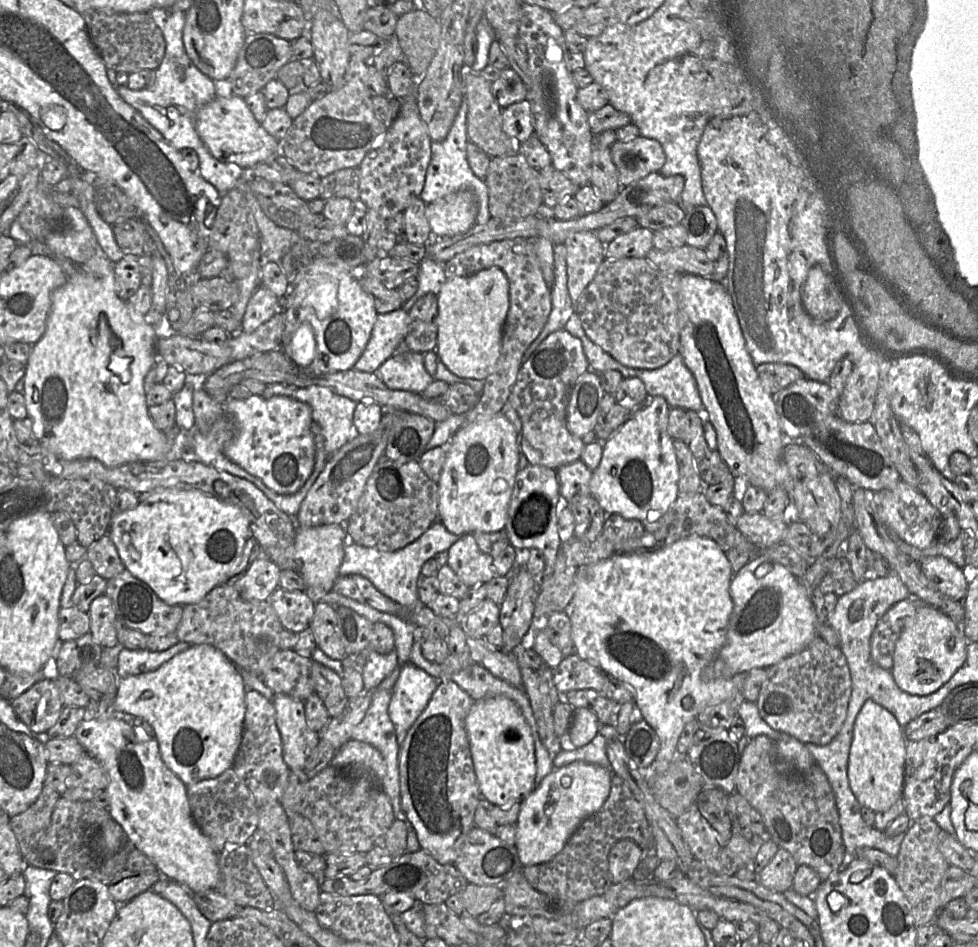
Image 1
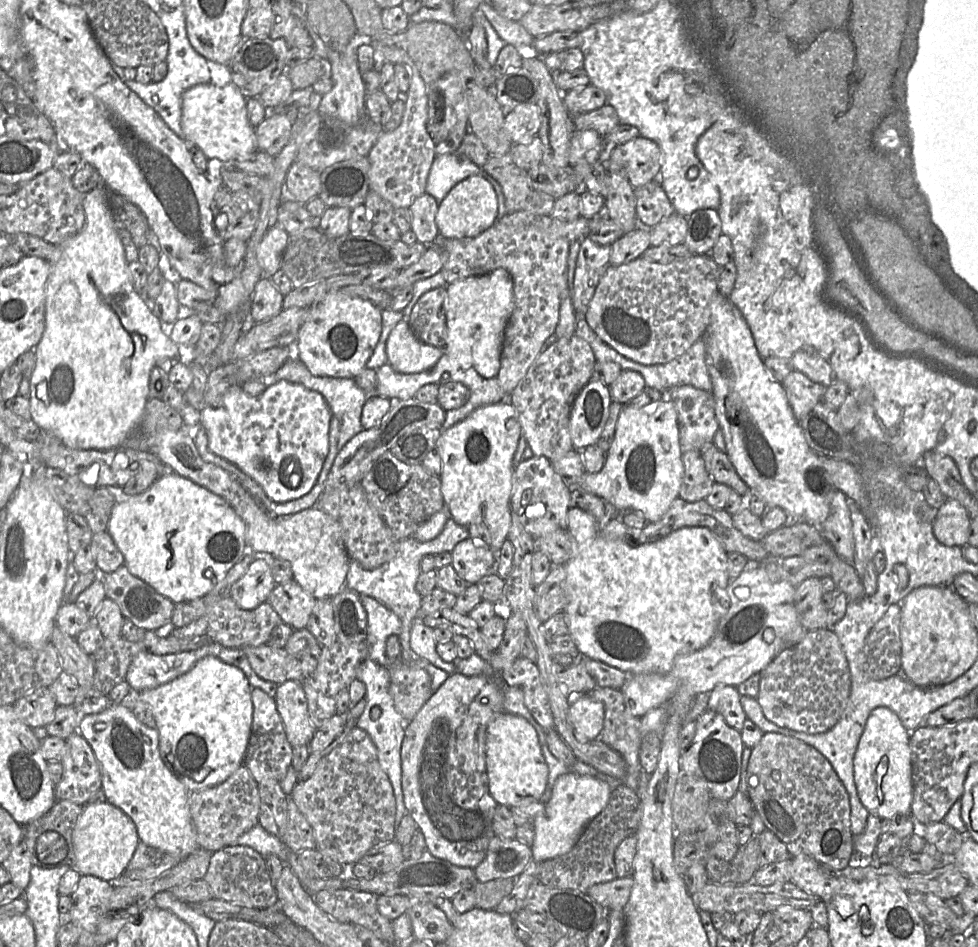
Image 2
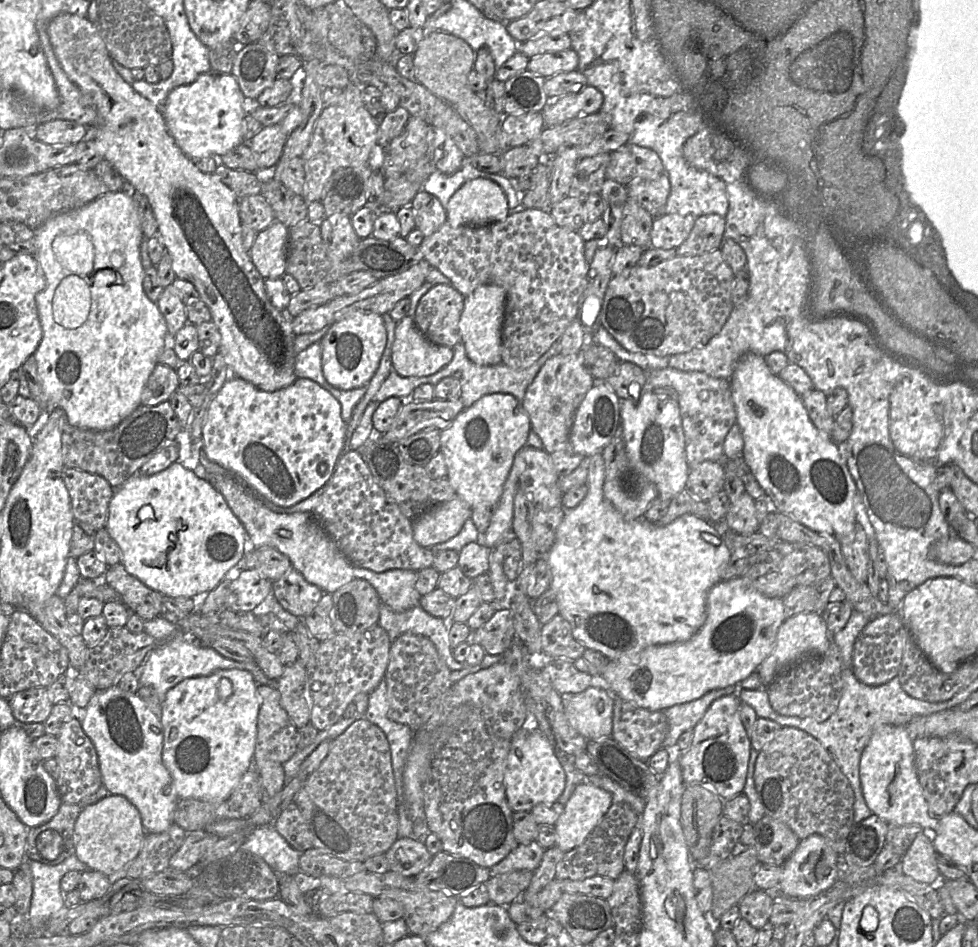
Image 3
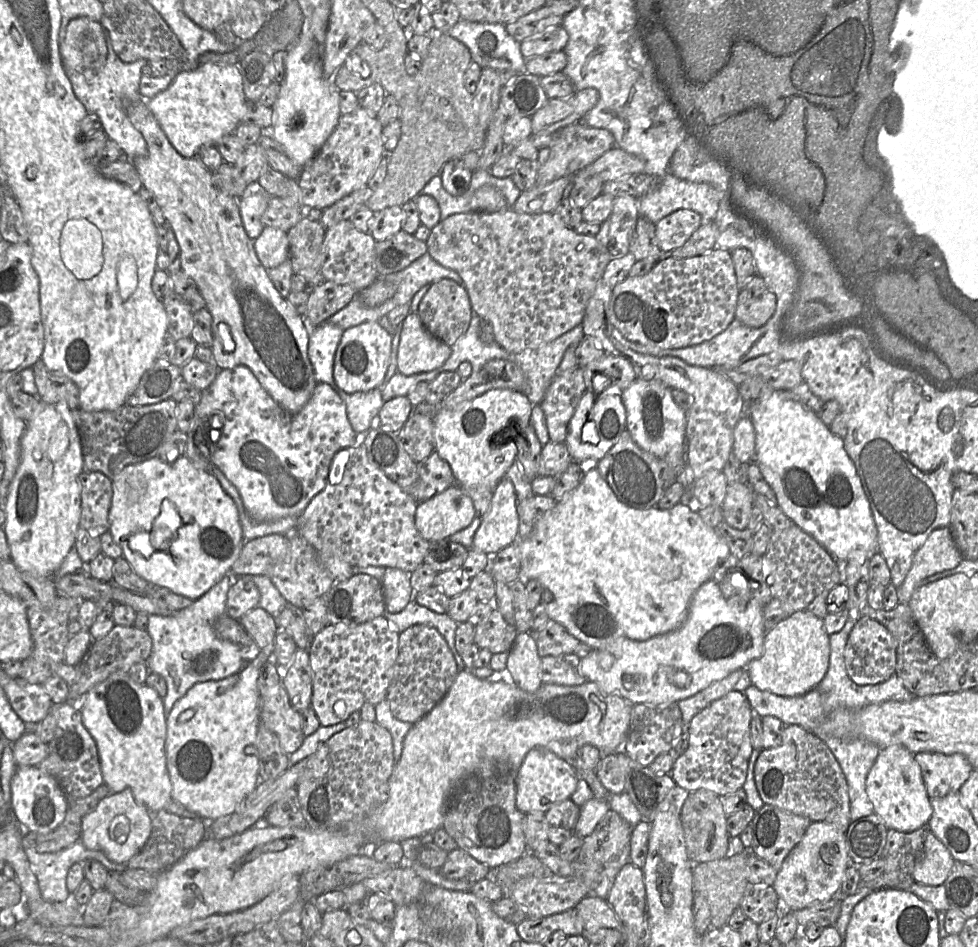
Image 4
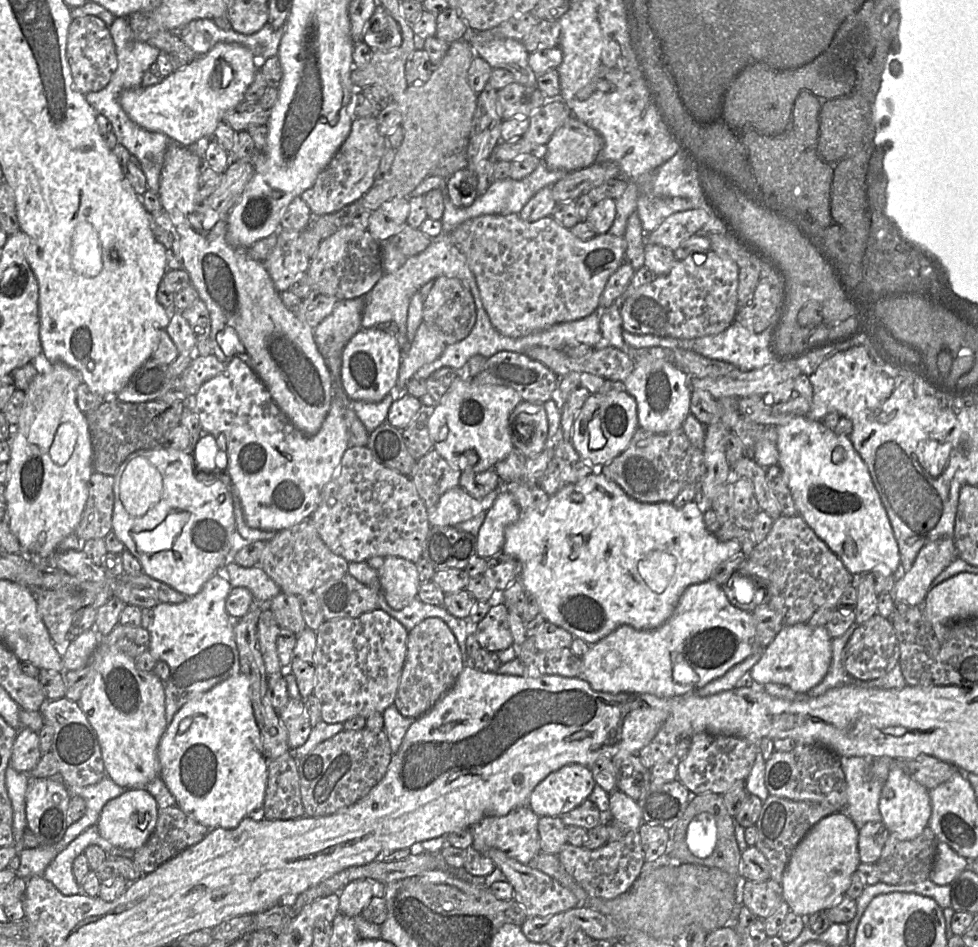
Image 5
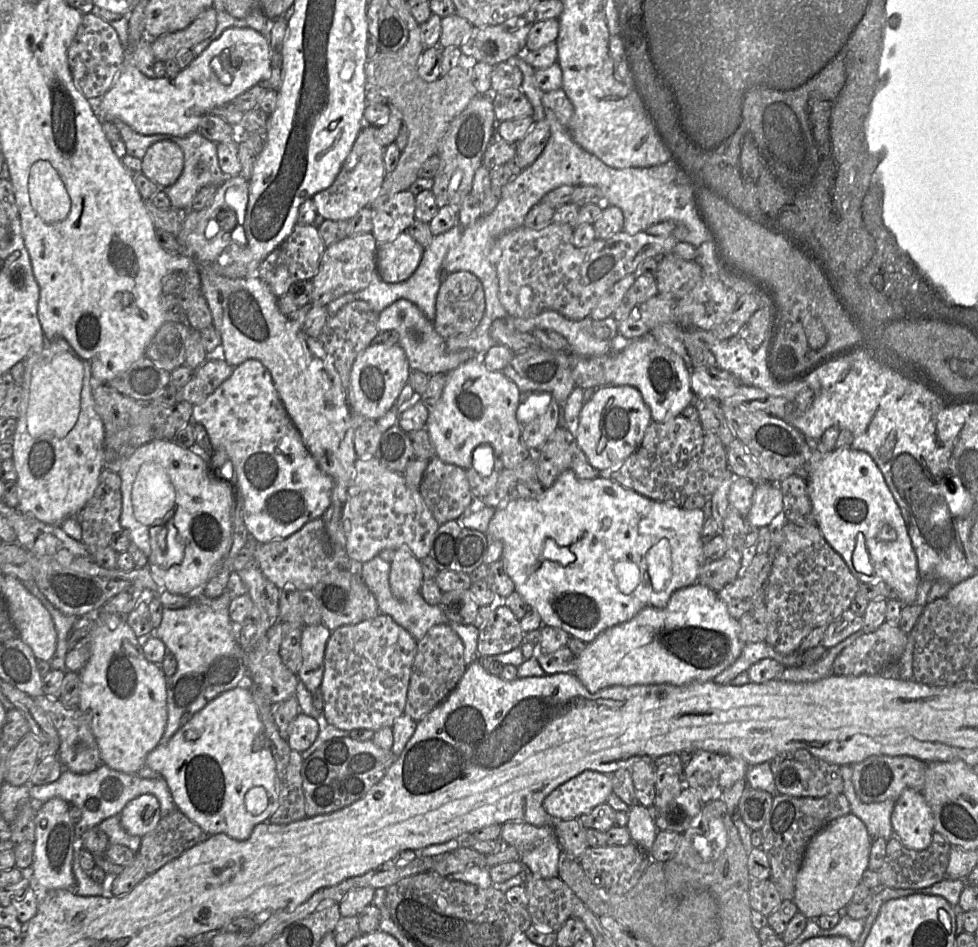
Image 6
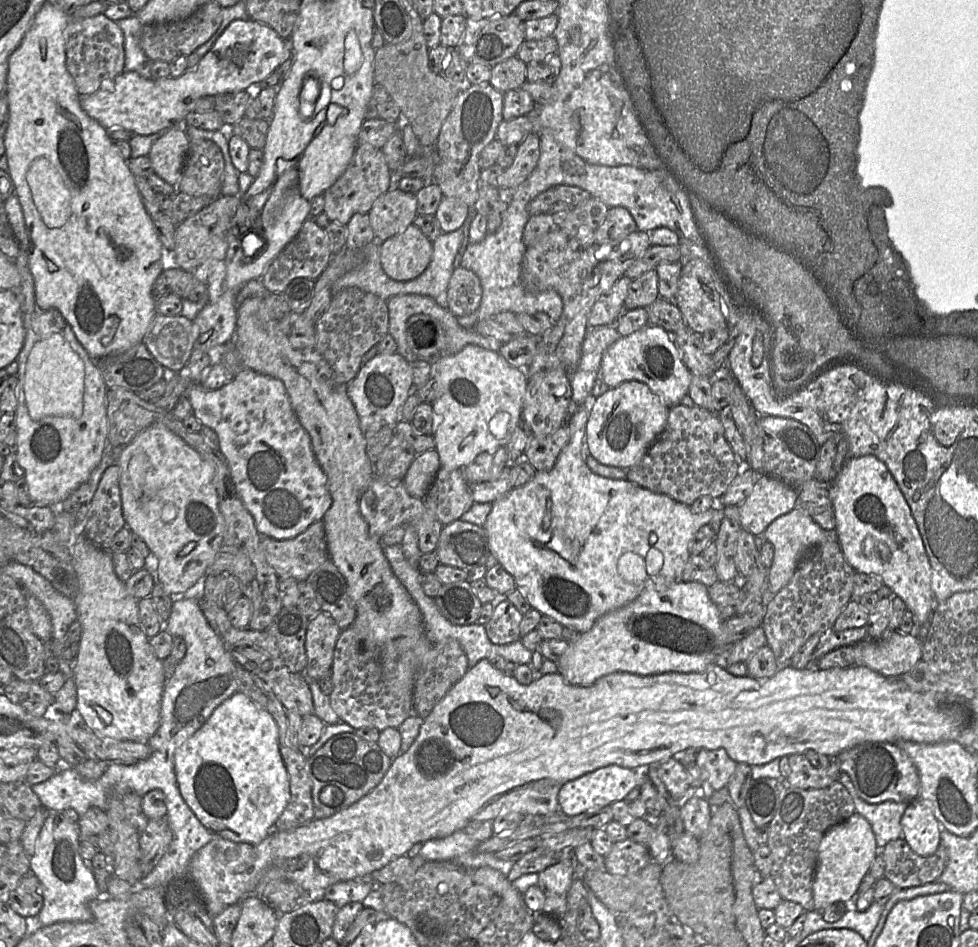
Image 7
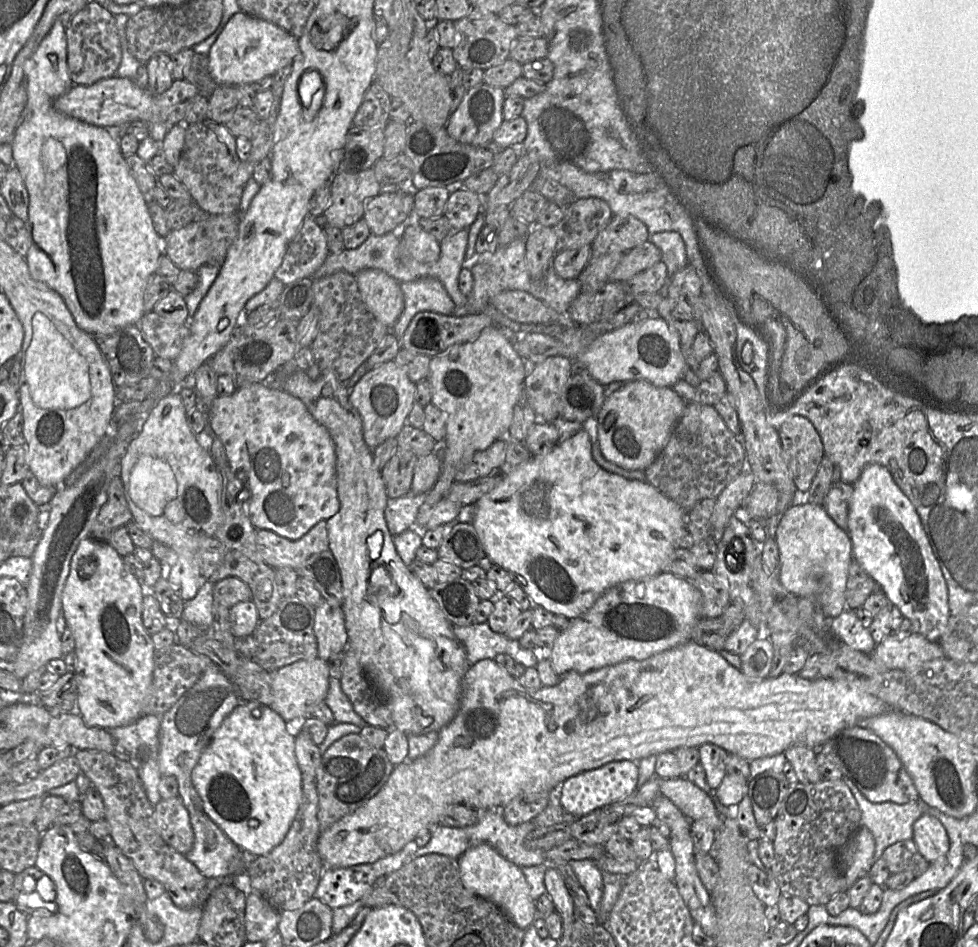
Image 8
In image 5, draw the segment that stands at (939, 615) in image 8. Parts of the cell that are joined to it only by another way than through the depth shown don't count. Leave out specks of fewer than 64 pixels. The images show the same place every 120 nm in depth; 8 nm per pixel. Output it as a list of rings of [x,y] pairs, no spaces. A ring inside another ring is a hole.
[[[798,416],[776,427],[778,466],[788,478],[798,515],[841,560],[853,575],[867,574],[874,569],[886,569],[894,574],[900,554],[887,512],[873,484],[867,465],[854,449],[849,437],[836,435],[821,422]]]

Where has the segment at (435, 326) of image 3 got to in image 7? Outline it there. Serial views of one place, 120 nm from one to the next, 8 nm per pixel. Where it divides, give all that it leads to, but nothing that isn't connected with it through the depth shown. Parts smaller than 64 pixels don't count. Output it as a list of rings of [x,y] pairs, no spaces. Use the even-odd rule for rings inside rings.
[[[463,267],[454,269],[448,284],[448,310],[455,317],[465,317],[480,306],[482,286],[478,276]]]

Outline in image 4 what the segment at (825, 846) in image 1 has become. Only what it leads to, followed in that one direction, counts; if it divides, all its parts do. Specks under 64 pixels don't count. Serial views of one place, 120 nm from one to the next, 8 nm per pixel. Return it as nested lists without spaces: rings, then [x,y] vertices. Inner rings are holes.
[[[797,724],[787,725],[779,746],[760,751],[755,782],[765,804],[809,818],[834,824],[846,833],[852,822],[848,783],[839,762],[819,737]]]

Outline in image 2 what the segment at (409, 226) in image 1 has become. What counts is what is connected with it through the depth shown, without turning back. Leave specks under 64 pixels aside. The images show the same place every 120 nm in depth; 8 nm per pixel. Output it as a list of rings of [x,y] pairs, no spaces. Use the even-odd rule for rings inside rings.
[[[424,193],[418,196],[409,207],[411,231],[422,244],[431,245],[438,237],[439,231],[435,222],[438,204],[433,196]]]

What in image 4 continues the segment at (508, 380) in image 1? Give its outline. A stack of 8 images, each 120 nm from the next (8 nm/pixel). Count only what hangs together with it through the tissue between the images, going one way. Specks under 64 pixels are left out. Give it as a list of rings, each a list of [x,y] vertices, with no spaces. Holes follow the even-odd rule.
[[[512,208],[496,213],[466,212],[450,215],[431,229],[425,242],[427,252],[437,263],[460,275],[471,302],[472,312],[476,312],[483,322],[492,325],[495,342],[510,353],[538,348],[580,325],[584,319],[587,304],[601,280],[606,266],[613,259],[607,247],[601,246],[595,237],[577,234],[573,229],[565,227],[552,213],[529,215],[517,213]]]

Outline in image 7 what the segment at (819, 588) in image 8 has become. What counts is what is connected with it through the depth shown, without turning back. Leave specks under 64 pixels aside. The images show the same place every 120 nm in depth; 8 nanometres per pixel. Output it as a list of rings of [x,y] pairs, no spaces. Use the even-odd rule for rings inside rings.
[[[801,508],[775,519],[764,531],[764,538],[774,547],[773,563],[768,573],[768,588],[772,594],[778,593],[791,580],[796,568],[804,557],[830,538],[836,539],[834,531],[825,531]]]

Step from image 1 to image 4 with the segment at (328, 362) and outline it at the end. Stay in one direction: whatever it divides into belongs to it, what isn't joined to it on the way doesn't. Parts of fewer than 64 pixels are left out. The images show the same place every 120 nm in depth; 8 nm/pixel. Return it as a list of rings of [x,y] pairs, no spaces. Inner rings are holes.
[[[377,321],[344,330],[334,358],[333,377],[337,386],[349,394],[378,388],[390,363],[391,345],[392,336]]]

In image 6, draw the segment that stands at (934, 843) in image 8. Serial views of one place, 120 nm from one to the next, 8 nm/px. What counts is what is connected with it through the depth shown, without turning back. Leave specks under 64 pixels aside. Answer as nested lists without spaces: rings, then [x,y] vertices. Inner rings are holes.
[[[905,789],[895,800],[891,823],[896,836],[908,849],[924,850],[932,841],[934,817],[923,793]]]

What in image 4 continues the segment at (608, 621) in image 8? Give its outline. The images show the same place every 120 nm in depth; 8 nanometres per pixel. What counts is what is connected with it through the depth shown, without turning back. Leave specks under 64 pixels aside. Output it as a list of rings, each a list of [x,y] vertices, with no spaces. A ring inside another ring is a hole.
[[[710,579],[693,594],[688,615],[677,629],[645,641],[620,637],[613,643],[594,649],[580,661],[580,670],[588,681],[594,682],[604,694],[617,694],[632,704],[658,705],[689,698],[712,683],[760,658],[764,651],[763,608],[757,599],[746,604],[729,602],[722,594],[720,583]]]

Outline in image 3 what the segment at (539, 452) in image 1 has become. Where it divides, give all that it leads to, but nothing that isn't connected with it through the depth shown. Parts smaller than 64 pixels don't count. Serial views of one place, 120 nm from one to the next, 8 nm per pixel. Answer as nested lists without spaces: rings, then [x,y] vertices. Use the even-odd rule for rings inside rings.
[[[582,350],[571,355],[557,354],[546,361],[533,382],[527,388],[522,400],[522,406],[528,413],[531,429],[540,437],[543,449],[551,454],[563,447],[569,441],[575,413],[584,399],[586,393],[594,385],[594,378],[584,366]]]

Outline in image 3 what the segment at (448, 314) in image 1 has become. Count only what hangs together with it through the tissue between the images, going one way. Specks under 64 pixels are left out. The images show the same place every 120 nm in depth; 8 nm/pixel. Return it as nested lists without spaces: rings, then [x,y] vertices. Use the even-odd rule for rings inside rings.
[[[494,284],[482,285],[465,297],[459,321],[460,341],[465,346],[467,357],[477,365],[492,366],[502,363],[502,327],[506,300],[506,290]]]

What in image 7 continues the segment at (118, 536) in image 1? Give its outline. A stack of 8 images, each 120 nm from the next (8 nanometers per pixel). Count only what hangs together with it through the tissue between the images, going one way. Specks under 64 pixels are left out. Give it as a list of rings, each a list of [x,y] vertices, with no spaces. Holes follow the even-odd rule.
[[[152,425],[138,436],[136,436],[129,444],[124,446],[117,458],[117,465],[120,468],[120,496],[122,501],[123,517],[130,531],[138,535],[147,544],[150,552],[153,553],[158,561],[158,579],[164,592],[167,595],[182,593],[184,594],[192,588],[198,580],[206,576],[208,566],[213,561],[216,553],[223,546],[224,538],[224,518],[219,510],[219,498],[214,486],[215,470],[207,460],[205,460],[195,449],[183,441],[179,436],[168,430],[162,425]]]

